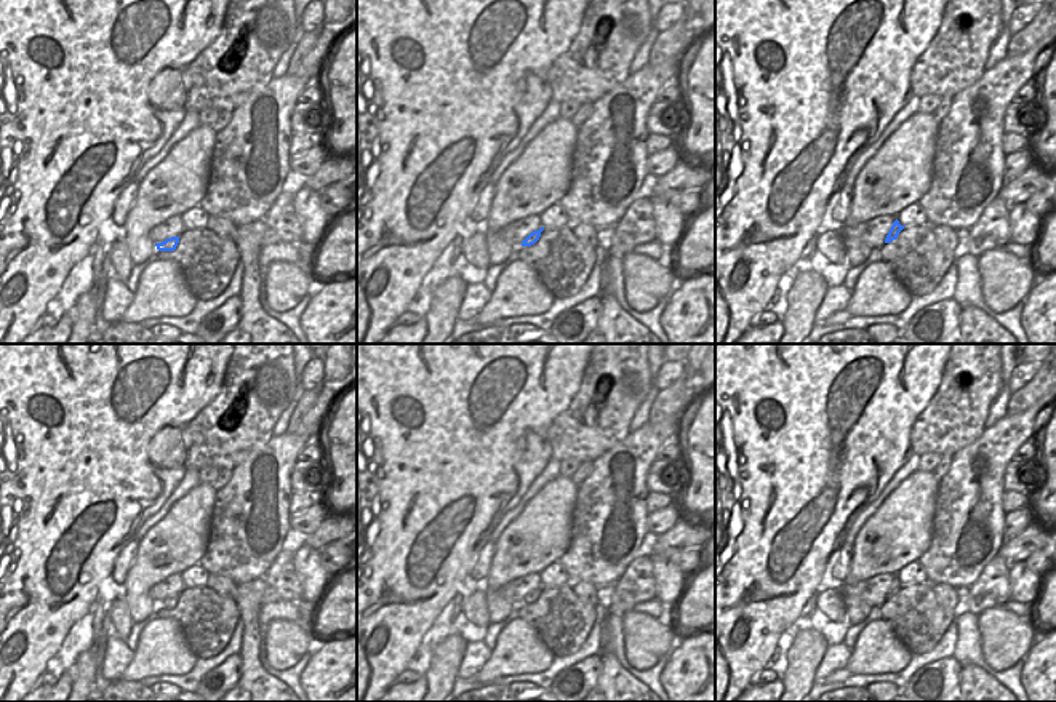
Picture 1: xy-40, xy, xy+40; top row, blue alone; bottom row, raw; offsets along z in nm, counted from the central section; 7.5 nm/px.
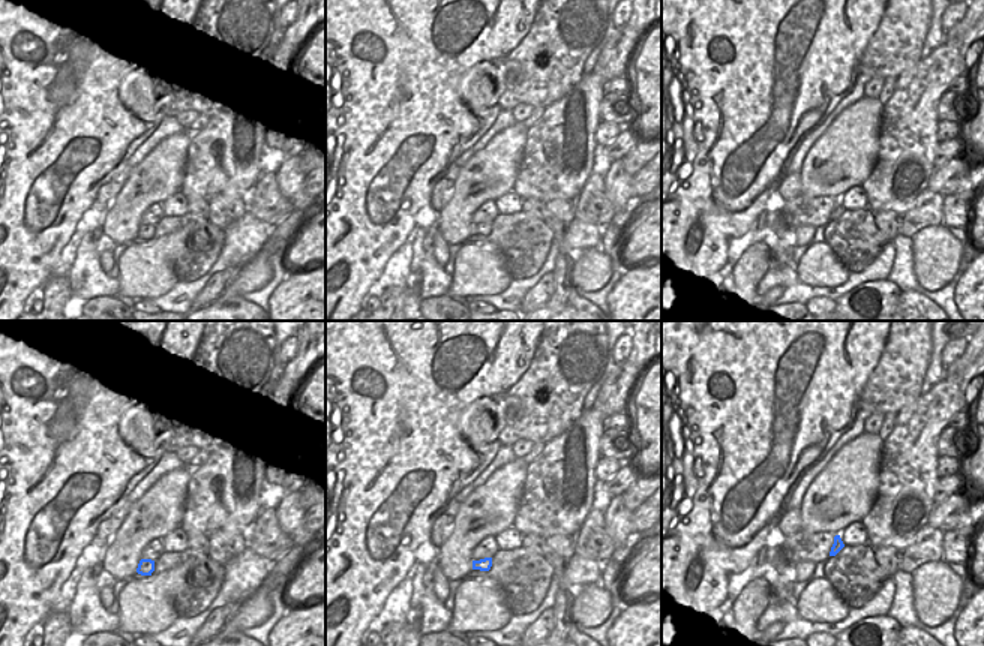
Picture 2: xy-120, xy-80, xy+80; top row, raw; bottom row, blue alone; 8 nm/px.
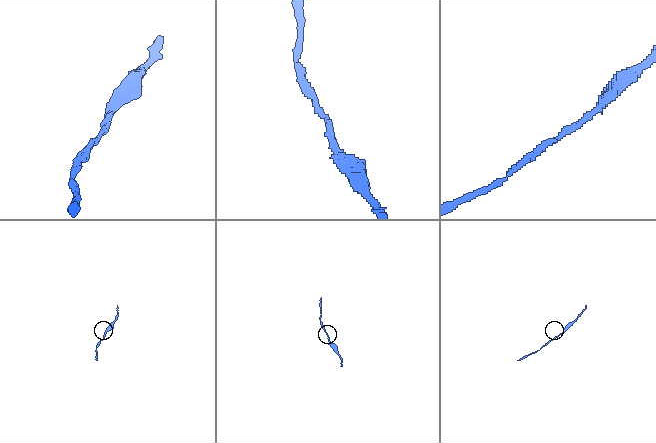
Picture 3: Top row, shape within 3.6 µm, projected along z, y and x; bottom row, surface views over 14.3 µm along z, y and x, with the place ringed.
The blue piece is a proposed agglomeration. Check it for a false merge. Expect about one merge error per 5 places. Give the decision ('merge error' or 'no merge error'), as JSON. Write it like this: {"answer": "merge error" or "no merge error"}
{"answer": "no merge error"}

